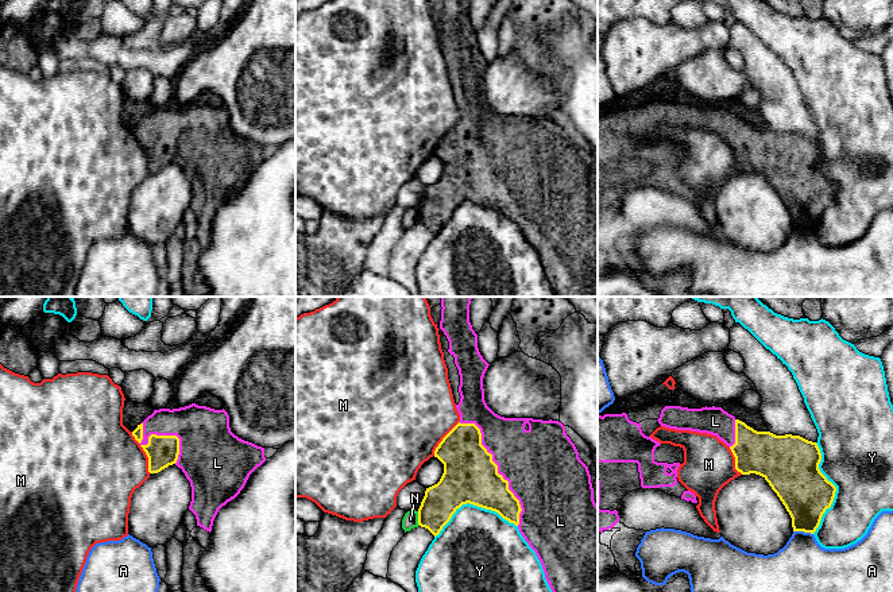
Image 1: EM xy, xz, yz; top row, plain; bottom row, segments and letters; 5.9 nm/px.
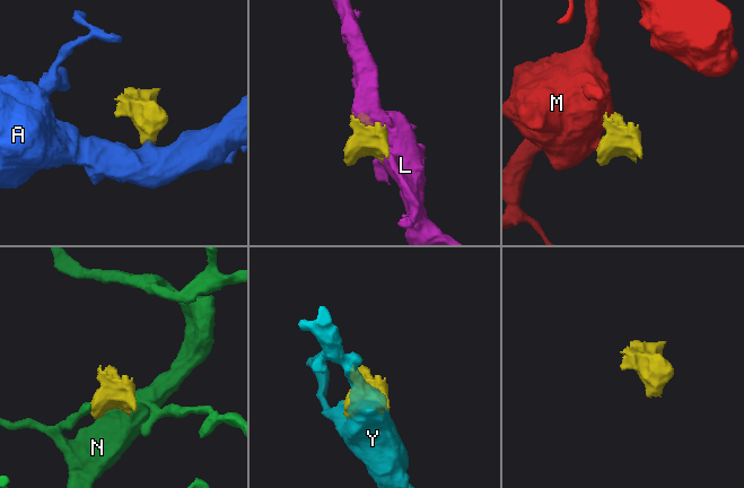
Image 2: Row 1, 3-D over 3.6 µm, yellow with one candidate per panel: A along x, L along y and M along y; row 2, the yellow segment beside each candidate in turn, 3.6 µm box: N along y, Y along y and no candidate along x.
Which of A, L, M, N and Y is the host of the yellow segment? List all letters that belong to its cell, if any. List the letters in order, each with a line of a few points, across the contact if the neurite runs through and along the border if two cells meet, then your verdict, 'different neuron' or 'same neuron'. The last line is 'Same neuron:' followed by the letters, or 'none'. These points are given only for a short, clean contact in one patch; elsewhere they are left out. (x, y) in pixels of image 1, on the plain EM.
A: line yz (793, 228), (812, 232); different neuron
L: same neuron
M: different neuron
N: line xz (417, 209), (417, 220), (420, 223); different neuron
Y: different neuron
Same neuron: L

